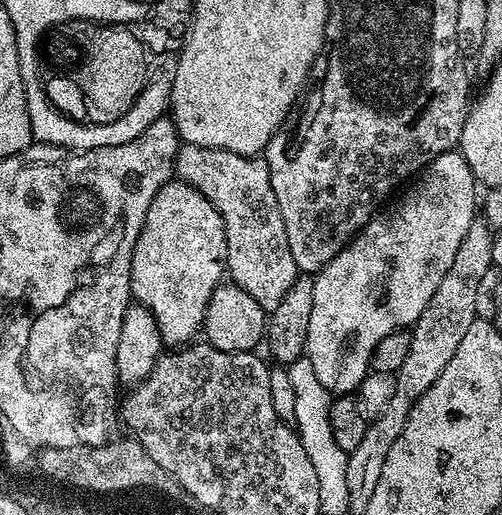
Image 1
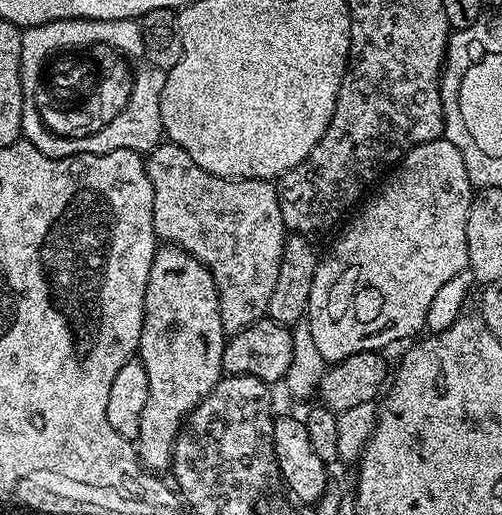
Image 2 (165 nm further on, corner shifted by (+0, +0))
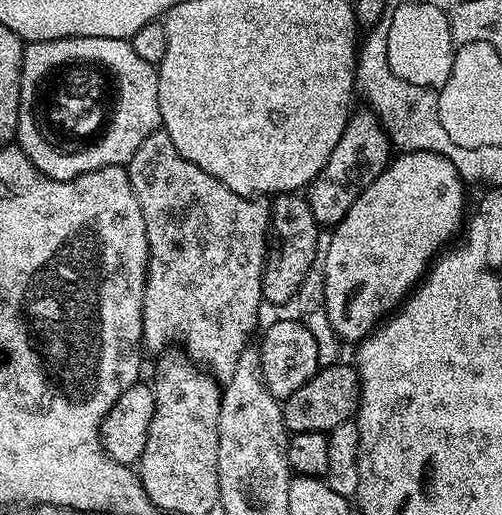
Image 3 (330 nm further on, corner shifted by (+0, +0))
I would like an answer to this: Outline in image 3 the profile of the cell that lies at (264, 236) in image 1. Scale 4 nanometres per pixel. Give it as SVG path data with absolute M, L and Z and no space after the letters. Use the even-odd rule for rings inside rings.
M163 130L152 132L142 146L130 158L126 165L130 186L138 198L138 206L142 210L142 218L146 218L146 242L148 243L148 273L146 274L146 286L144 287L144 305L142 306L142 330L144 331L143 347L148 348L155 354L160 354L169 347L168 340L181 340L184 343L183 351L189 360L203 366L207 371L212 373L217 382L226 382L234 378L234 370L238 366L238 357L241 356L242 350L249 347L252 331L256 328L256 315L260 312L262 305L262 274L264 273L264 257L268 255L268 225L270 223L270 204L267 199L253 198L234 194L218 178L210 178L206 170L198 170L194 162L182 158L178 154L178 146L170 142L170 138Z

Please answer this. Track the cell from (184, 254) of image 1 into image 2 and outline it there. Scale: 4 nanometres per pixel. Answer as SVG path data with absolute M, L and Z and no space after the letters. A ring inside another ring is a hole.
M175 246L157 247L156 257L150 266L150 278L146 282L146 302L144 303L144 325L140 335L140 346L138 349L138 359L142 367L146 370L146 382L150 382L150 390L146 394L146 406L142 410L142 426L140 434L136 437L134 443L139 449L143 449L144 460L151 464L159 474L164 474L172 467L172 452L176 449L176 440L179 438L186 421L192 415L193 410L214 390L214 386L222 379L224 367L222 366L222 354L226 343L226 333L222 326L222 314L220 313L220 303L218 302L218 290L214 286L214 278L210 270L198 258L194 258L190 253L183 252L181 248Z

